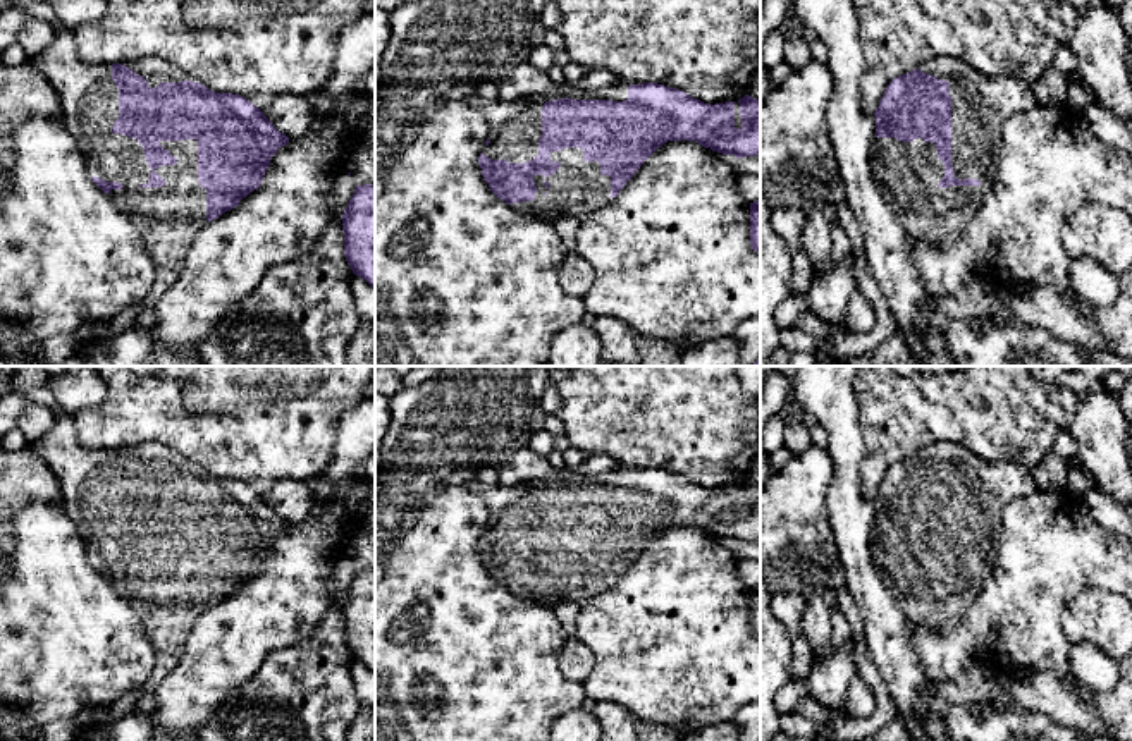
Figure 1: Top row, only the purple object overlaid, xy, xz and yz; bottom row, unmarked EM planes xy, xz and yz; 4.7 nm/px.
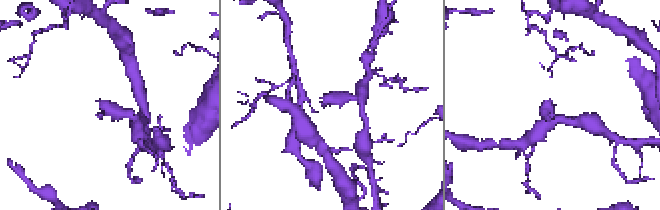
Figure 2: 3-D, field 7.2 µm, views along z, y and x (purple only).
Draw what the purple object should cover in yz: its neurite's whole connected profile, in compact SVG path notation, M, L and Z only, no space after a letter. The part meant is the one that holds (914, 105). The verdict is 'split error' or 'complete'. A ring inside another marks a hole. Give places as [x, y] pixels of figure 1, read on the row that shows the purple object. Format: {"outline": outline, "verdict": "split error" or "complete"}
{"outline": "M951 57L927 60L888 84L874 112L872 175L908 241L943 244L965 229L996 179L1005 122L1036 105L1032 84L984 76Z", "verdict": "split error"}

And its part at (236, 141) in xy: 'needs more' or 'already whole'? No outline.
needs more

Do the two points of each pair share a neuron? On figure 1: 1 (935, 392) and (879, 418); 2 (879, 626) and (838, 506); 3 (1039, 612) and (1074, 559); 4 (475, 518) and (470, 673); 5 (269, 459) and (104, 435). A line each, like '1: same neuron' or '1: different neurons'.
1: same neuron
2: same neuron
3: same neuron
4: same neuron
5: same neuron

